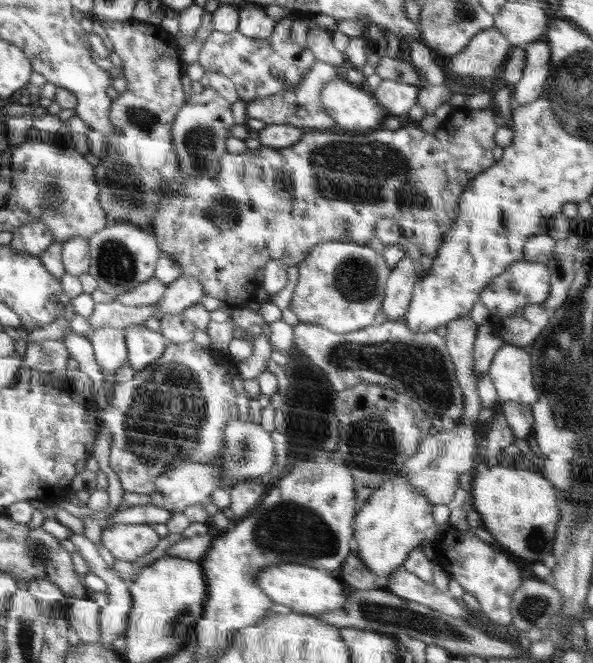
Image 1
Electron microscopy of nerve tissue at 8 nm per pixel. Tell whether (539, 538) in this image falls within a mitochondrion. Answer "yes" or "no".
yes

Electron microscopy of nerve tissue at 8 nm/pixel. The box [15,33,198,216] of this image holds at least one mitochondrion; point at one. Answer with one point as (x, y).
(130, 183)

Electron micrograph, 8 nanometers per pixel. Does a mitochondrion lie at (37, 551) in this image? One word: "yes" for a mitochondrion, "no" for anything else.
yes

